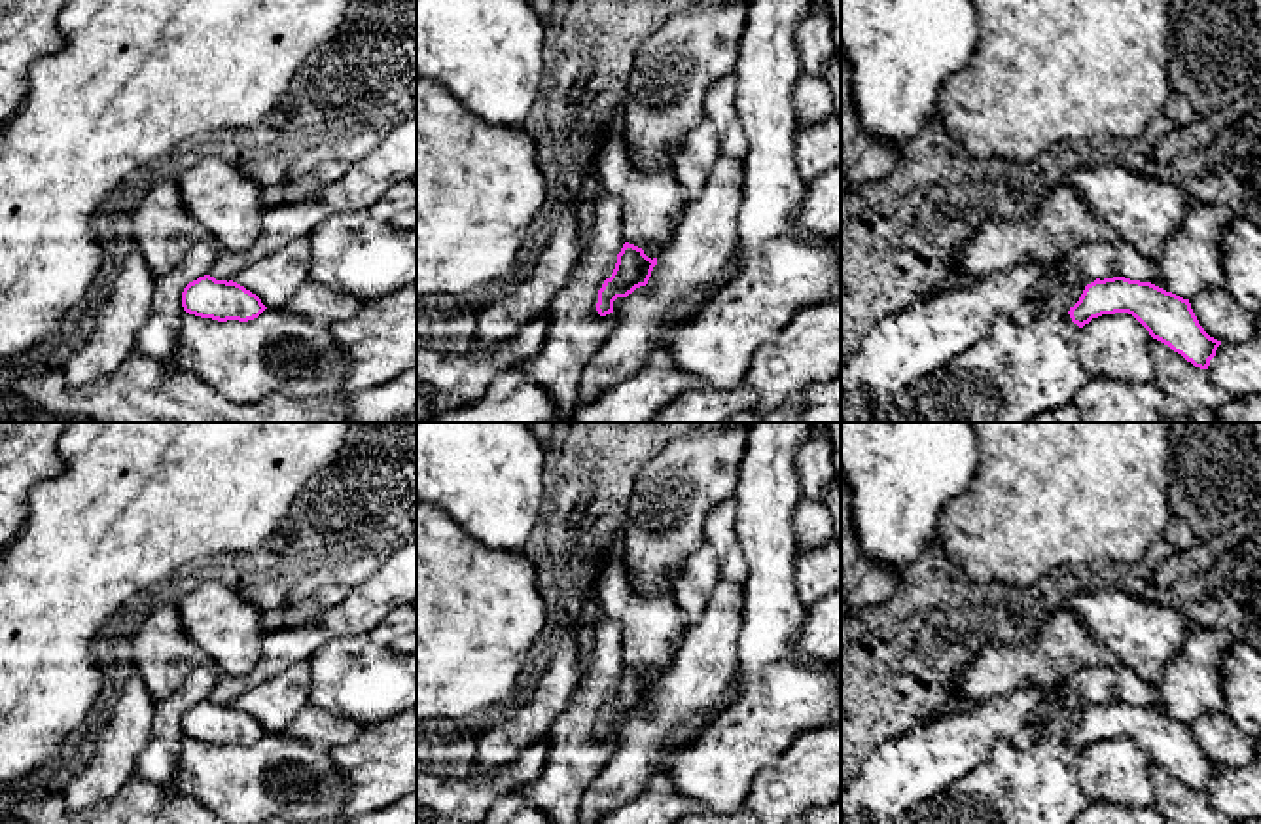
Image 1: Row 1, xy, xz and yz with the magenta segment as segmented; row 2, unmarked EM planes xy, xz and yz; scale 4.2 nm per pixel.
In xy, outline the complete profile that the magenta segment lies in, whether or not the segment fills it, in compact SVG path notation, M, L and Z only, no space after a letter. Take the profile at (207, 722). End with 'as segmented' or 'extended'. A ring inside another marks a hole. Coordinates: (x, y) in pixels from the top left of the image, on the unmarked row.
M210 699L189 707L182 716L186 737L218 746L258 743L267 731L261 724L233 705L216 705Z | as segmented

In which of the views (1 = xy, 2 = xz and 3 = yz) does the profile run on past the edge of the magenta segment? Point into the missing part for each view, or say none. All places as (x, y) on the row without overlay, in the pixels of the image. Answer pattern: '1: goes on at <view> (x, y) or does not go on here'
1: does not go on here
2: does not go on here
3: does not go on here

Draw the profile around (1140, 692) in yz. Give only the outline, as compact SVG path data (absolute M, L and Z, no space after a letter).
M1125 665L1087 669L1062 682L1058 691L1057 701L1038 710L1043 731L1030 746L996 743L988 758L945 788L937 801L909 809L892 824L1077 824L1091 799L1077 777L1081 752L1072 746L1068 735L1096 703L1125 701L1149 707L1159 701L1159 693Z

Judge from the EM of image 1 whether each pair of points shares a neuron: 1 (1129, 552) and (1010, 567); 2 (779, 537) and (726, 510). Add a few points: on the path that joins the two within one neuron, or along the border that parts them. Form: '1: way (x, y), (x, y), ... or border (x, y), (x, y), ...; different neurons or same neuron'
1: way (1099, 546), (1040, 546); same neuron
2: border (733, 497), (735, 533), (745, 557); different neurons

